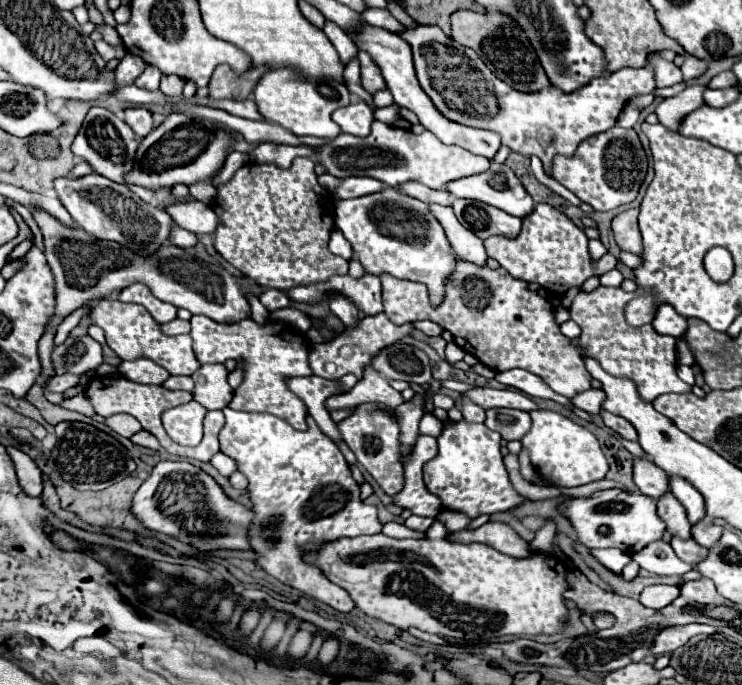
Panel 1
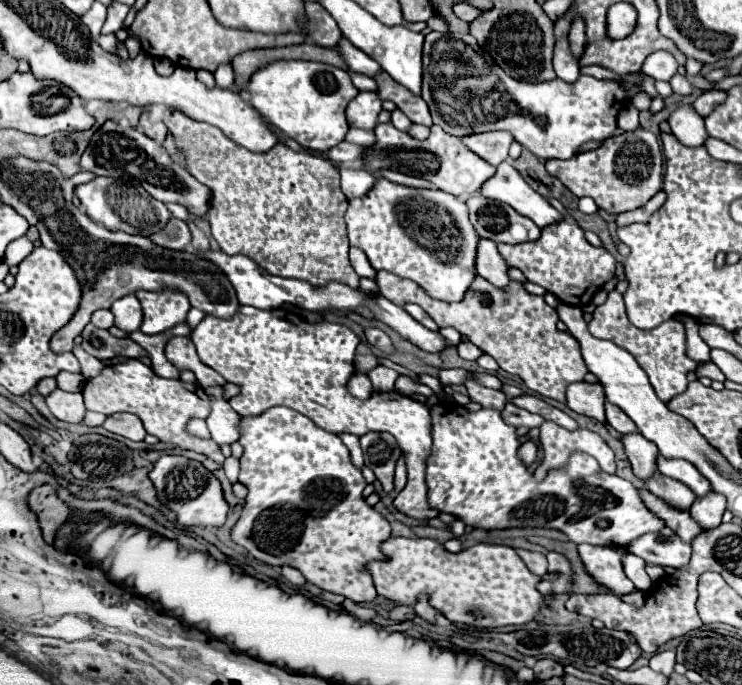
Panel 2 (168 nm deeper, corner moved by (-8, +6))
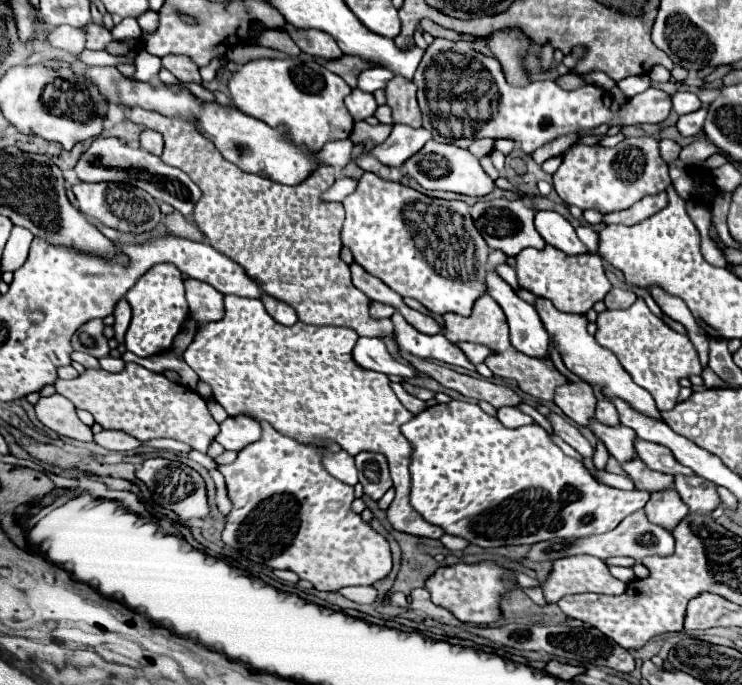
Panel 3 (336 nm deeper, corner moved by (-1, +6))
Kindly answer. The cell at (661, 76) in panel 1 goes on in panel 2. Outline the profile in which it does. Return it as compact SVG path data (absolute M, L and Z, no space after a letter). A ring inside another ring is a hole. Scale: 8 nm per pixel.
M674 74L672 78L670 78L670 86L672 86L672 90L676 92L676 94L682 94L682 96L688 96L694 88L692 88L692 84L686 80L686 76L682 76L682 74Z

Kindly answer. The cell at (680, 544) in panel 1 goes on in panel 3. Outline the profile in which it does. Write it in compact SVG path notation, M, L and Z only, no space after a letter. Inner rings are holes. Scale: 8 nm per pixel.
M671 488L671 490L653 492L649 502L645 504L645 512L653 524L659 524L669 530L675 528L687 516L689 508L679 498L679 494Z

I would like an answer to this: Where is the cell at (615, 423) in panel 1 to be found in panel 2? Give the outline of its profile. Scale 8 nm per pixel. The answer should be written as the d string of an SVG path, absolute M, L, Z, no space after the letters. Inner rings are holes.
M606 402L606 420L608 420L608 424L612 428L616 428L622 434L634 434L636 432L634 422L630 422L630 418L626 418L626 414L618 406L614 406L610 402Z

